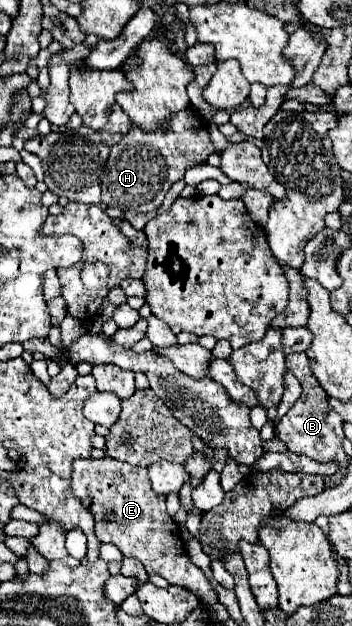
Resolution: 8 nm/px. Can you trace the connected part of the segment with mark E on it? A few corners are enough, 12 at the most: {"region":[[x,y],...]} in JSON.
{"region":[[78,459],[72,491],[98,541],[148,575],[218,593],[190,561],[146,469]]}

